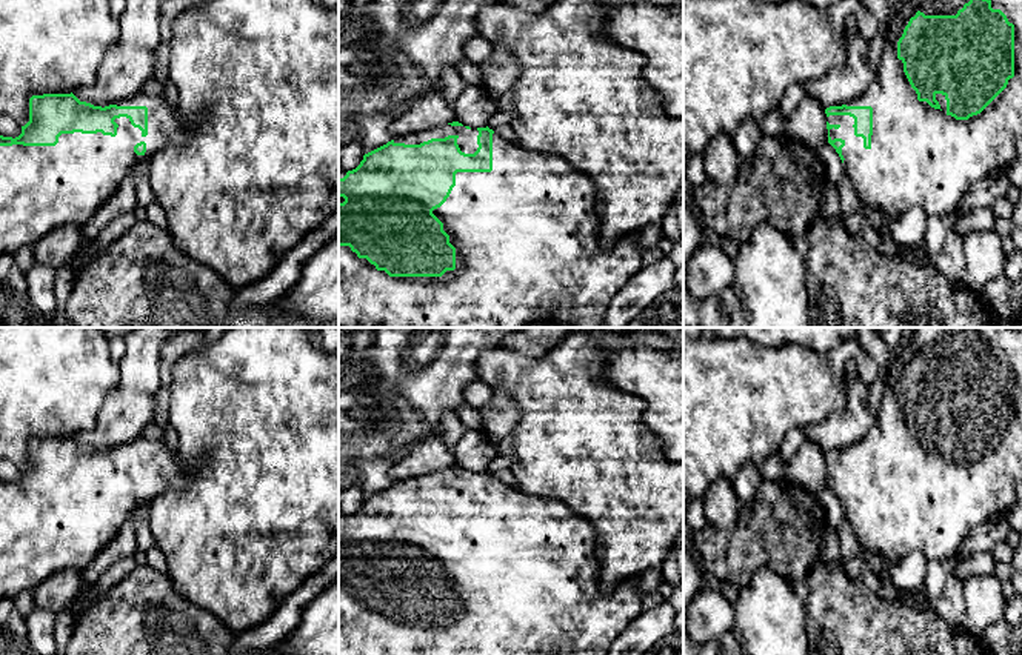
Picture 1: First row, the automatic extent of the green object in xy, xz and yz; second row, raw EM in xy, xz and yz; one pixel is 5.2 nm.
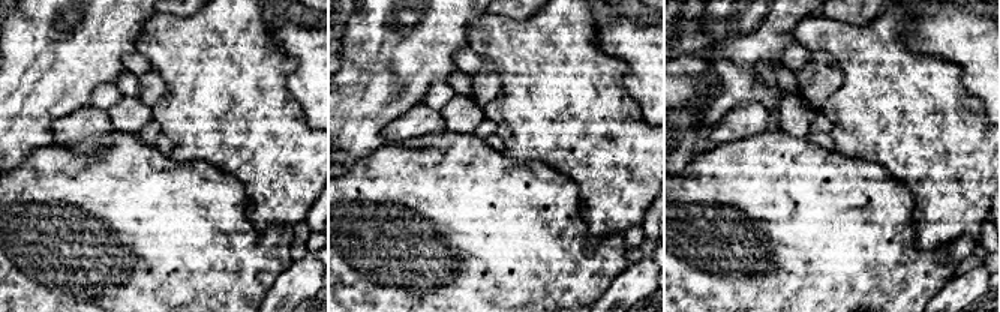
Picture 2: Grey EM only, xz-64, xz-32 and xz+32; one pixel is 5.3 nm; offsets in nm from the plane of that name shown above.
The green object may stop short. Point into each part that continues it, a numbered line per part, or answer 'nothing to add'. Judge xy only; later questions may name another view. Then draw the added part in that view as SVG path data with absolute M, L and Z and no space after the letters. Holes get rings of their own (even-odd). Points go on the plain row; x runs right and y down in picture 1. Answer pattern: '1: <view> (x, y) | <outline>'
1: xy (42, 532) | M140 437L114 449L146 451L148 480L120 461L114 464L119 469L115 481L74 477L62 478L55 490L0 490L0 600L34 590L63 570L80 574L115 538L139 504L151 503L168 489L185 487L191 478L191 467L163 441Z

